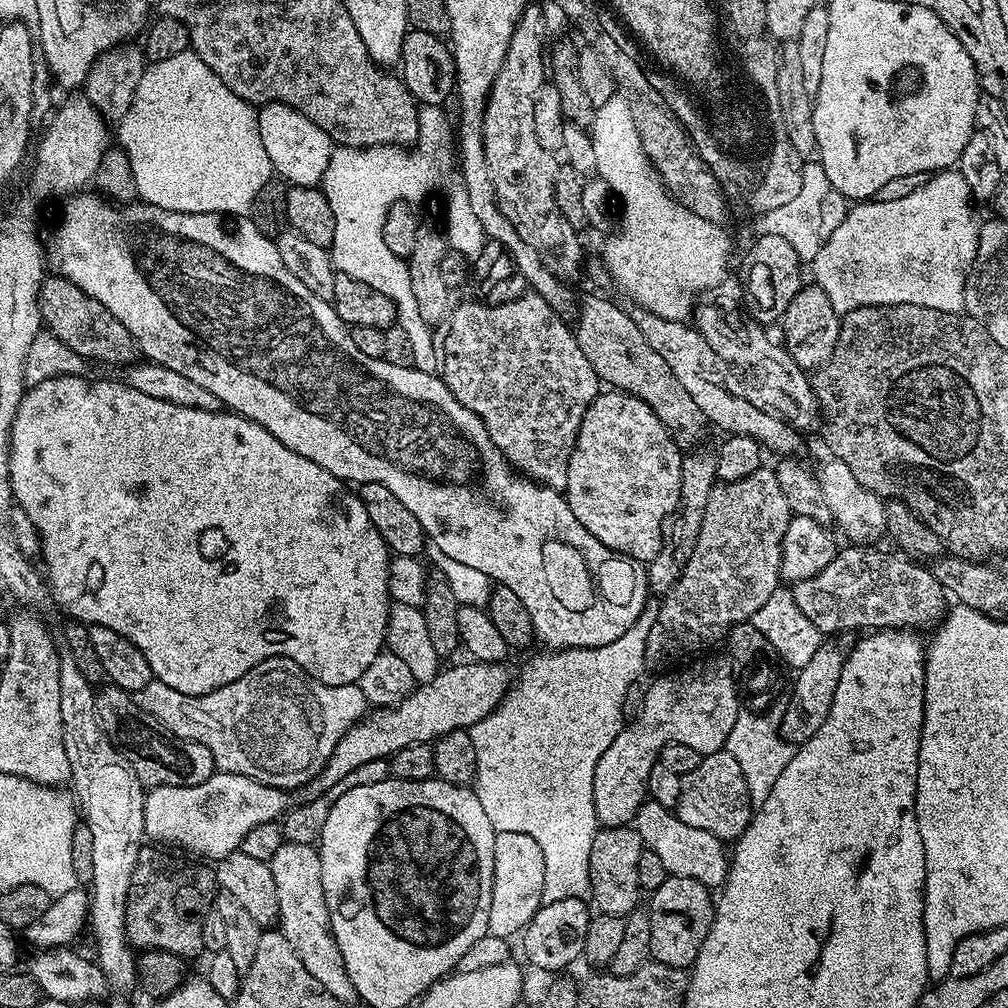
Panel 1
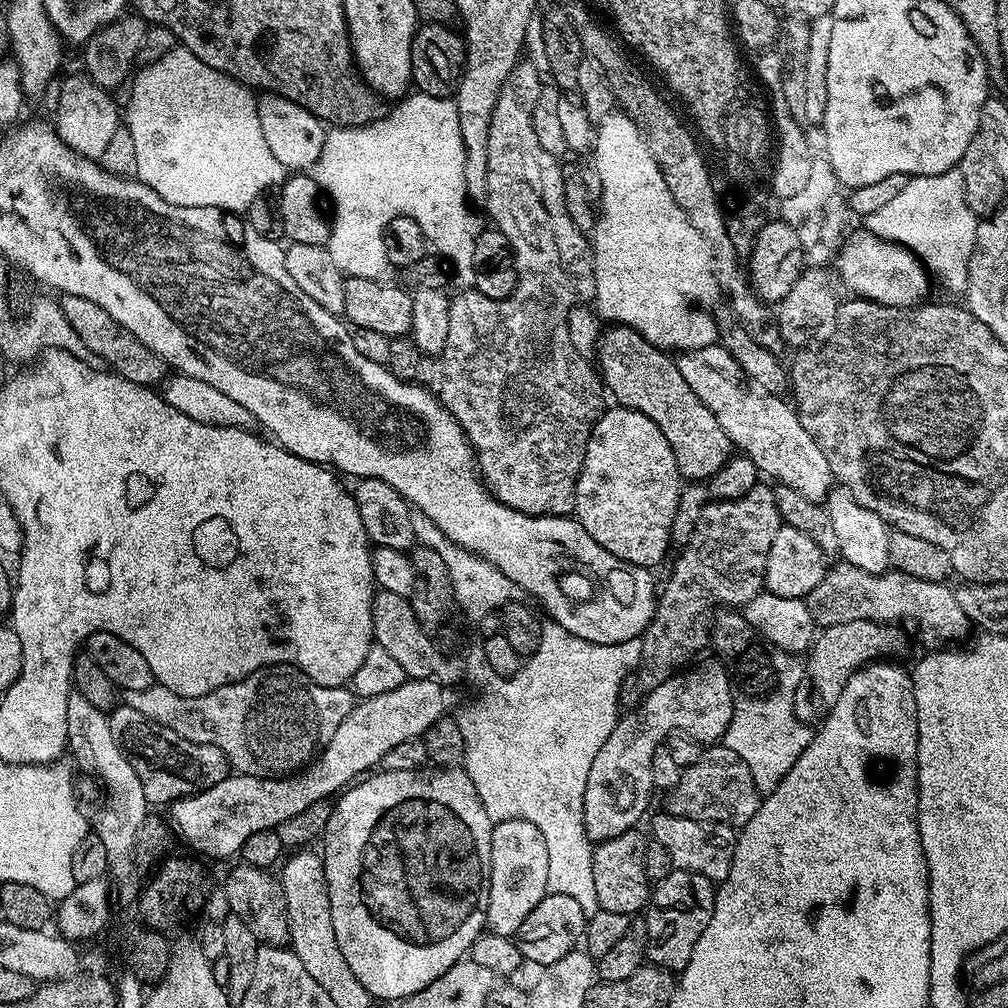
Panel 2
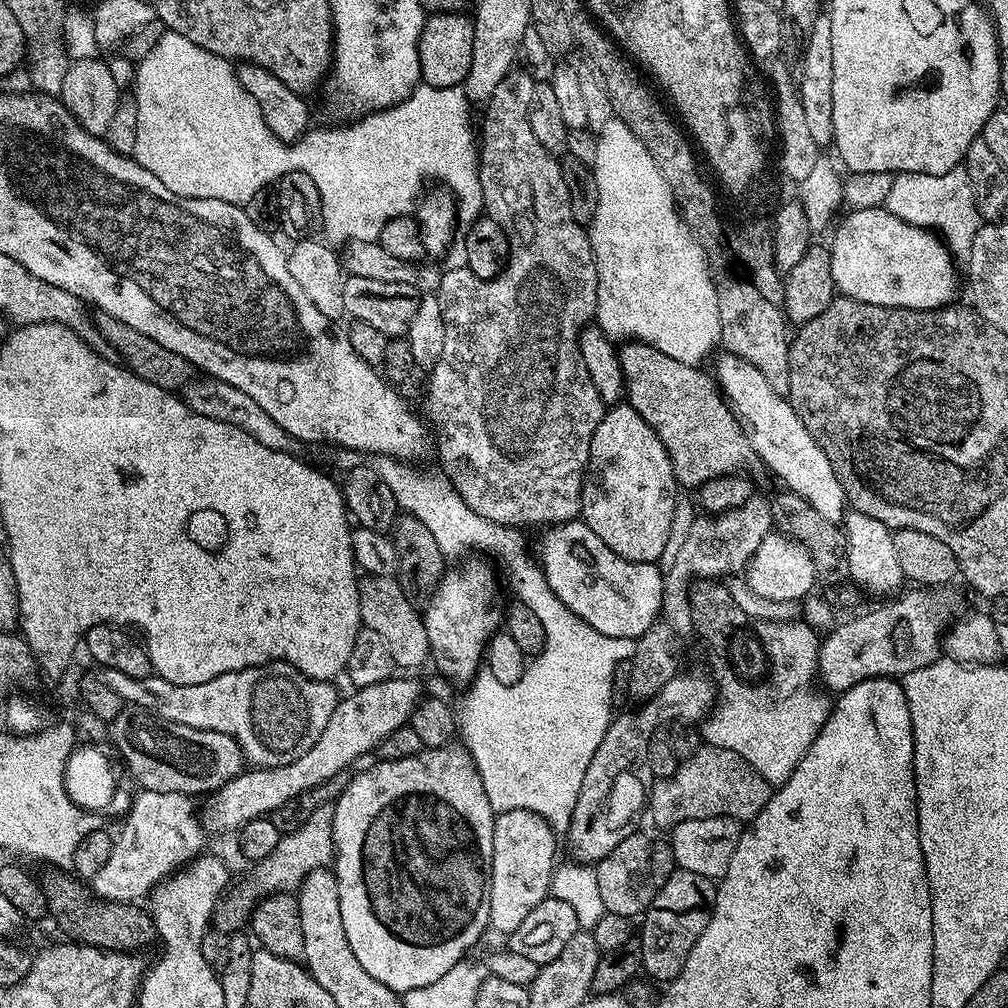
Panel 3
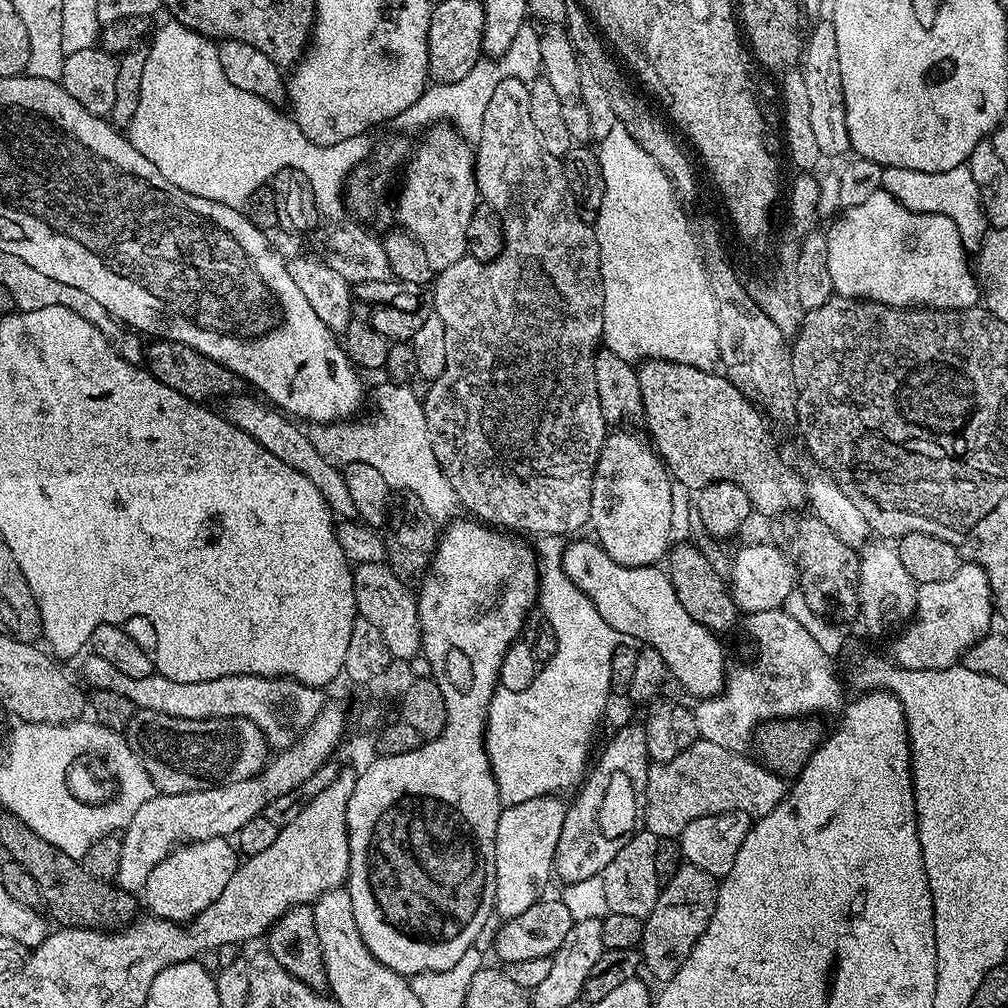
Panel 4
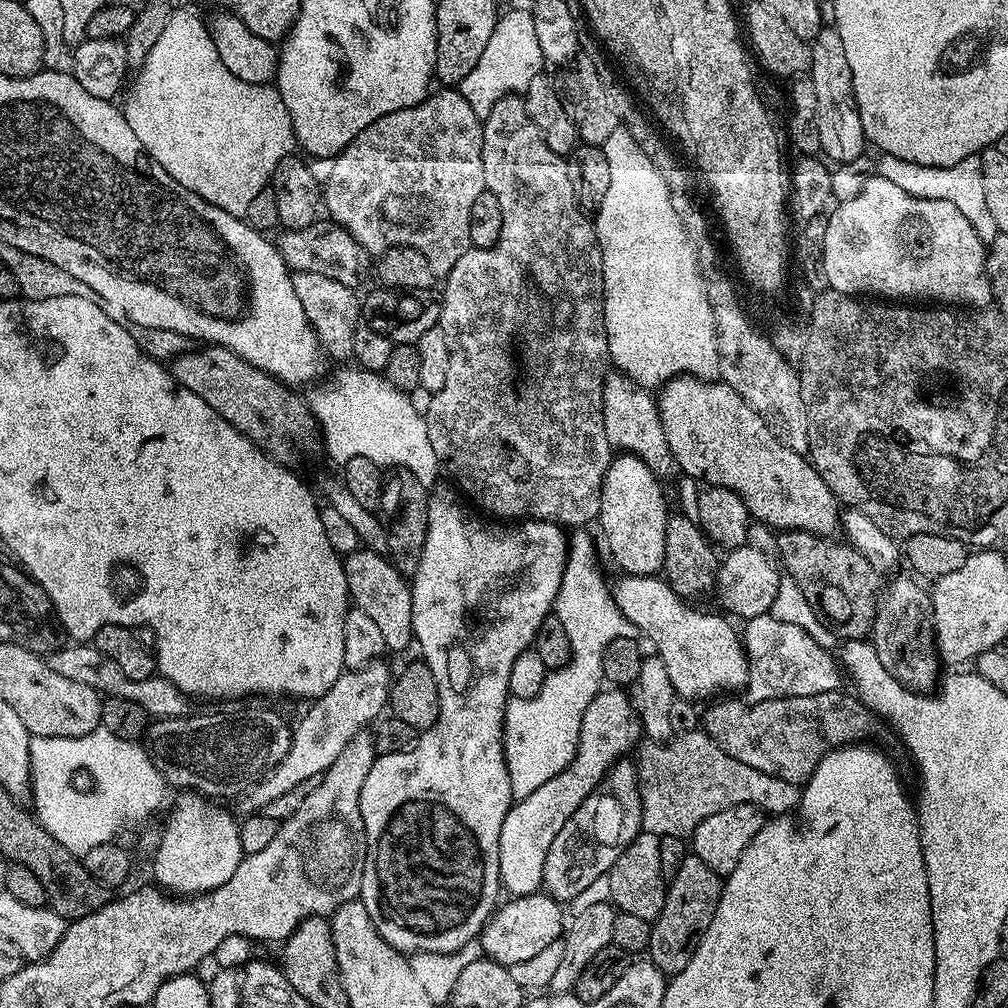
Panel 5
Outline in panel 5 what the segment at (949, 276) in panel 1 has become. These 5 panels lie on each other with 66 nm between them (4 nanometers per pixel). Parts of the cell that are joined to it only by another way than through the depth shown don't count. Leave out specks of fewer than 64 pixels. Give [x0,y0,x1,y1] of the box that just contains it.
[875,155,997,245]

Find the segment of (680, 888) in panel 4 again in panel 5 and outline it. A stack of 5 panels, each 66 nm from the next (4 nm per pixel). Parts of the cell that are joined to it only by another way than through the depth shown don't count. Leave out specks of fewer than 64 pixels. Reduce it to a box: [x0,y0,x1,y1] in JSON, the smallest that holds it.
[646,854,724,977]

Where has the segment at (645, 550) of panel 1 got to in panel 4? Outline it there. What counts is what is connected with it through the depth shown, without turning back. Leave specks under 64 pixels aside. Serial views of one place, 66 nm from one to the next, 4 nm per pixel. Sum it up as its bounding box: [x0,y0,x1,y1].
[590,430,674,568]

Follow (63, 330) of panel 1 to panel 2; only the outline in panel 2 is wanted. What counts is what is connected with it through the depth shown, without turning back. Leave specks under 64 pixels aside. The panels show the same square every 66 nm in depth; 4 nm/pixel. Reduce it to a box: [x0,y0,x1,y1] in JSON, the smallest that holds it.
[59,295,170,386]

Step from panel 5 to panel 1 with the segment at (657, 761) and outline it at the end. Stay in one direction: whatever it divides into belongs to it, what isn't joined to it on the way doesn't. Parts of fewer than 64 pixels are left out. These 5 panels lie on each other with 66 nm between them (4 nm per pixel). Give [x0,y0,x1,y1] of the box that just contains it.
[674,750,754,840]

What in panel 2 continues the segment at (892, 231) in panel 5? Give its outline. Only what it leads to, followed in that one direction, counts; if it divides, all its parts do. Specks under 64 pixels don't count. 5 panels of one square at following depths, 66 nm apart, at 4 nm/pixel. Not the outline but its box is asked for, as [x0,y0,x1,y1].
[840,230,930,304]

